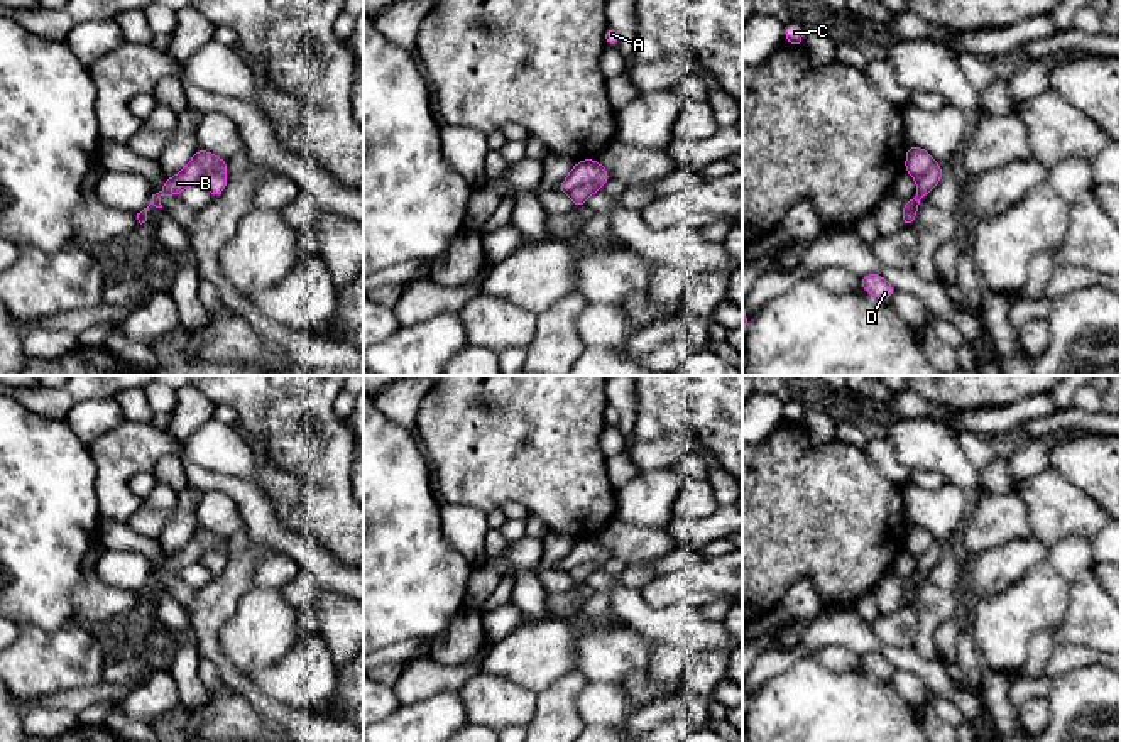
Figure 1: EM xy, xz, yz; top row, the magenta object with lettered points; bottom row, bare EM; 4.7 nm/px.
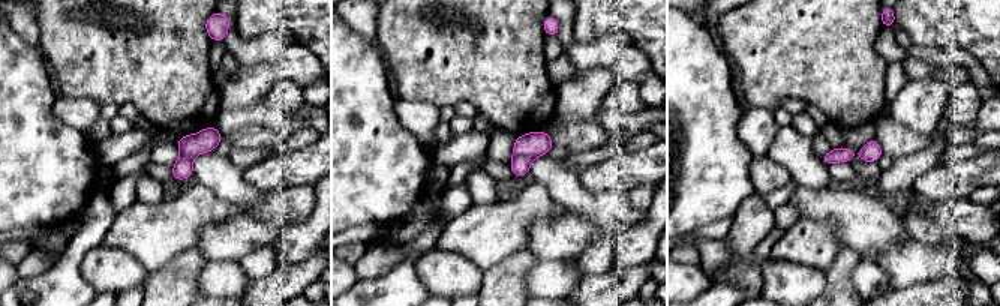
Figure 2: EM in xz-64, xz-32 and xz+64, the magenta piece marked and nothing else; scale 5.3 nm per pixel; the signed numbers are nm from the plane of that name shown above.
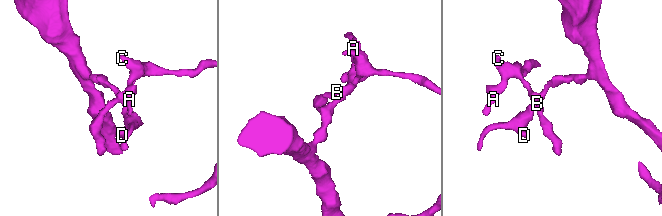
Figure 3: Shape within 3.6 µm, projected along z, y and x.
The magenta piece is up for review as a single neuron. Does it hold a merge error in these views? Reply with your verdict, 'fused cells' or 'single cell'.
fused cells

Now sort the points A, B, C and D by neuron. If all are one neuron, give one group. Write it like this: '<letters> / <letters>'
A B C / D

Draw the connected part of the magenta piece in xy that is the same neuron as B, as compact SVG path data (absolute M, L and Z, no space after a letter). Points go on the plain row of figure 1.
M198 527L189 543L179 553L176 553L174 556L166 556L162 568L152 573L150 583L154 583L156 587L162 587L162 573L179 575L179 571L188 565L200 561L208 548L227 551L228 539L223 539L203 527Z

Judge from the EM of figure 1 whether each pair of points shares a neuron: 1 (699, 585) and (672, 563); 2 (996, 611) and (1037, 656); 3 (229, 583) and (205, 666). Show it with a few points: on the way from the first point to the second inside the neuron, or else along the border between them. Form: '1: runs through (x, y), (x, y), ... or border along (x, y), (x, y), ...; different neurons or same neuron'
1: border along (707, 558), (656, 575); different neurons
2: border along (1049, 631), (1038, 631), (1032, 636), (1022, 673); different neurons
3: border along (200, 654), (217, 666), (222, 680); different neurons

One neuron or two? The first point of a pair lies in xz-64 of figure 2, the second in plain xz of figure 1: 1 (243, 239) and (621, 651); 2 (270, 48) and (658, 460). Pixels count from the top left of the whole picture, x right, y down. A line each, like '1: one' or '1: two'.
1: one
2: one

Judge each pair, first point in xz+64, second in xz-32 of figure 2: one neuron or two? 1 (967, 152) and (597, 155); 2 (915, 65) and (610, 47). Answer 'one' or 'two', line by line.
1: one
2: one

